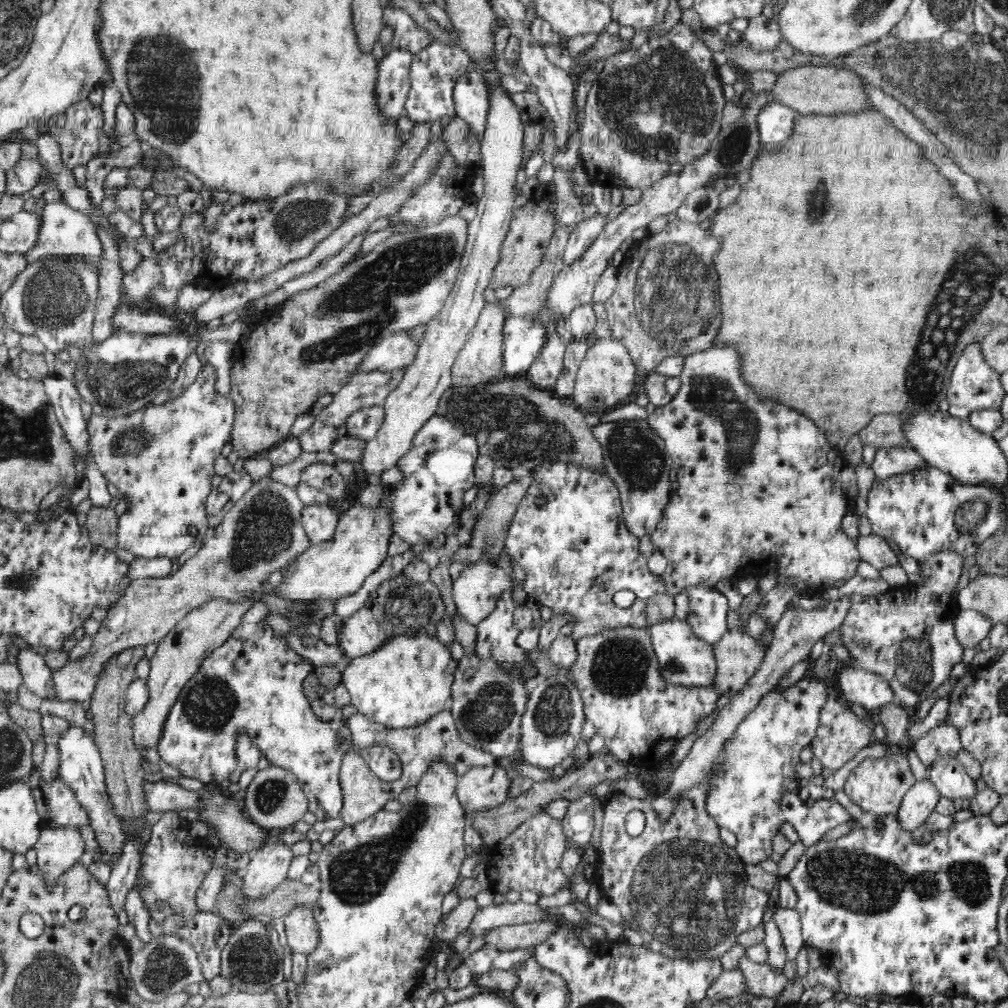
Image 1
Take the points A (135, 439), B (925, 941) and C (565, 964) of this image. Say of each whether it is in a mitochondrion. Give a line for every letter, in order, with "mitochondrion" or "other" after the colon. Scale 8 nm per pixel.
A: mitochondrion
B: other
C: other

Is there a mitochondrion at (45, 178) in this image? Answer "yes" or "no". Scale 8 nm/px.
no

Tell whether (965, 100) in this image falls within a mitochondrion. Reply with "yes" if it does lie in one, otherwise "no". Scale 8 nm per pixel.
yes

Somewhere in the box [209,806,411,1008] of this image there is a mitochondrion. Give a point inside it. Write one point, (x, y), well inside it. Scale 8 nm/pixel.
(253, 960)

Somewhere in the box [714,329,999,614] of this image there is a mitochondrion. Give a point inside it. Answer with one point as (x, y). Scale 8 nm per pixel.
(972, 516)

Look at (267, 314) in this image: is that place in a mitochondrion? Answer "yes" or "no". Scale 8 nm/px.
no

